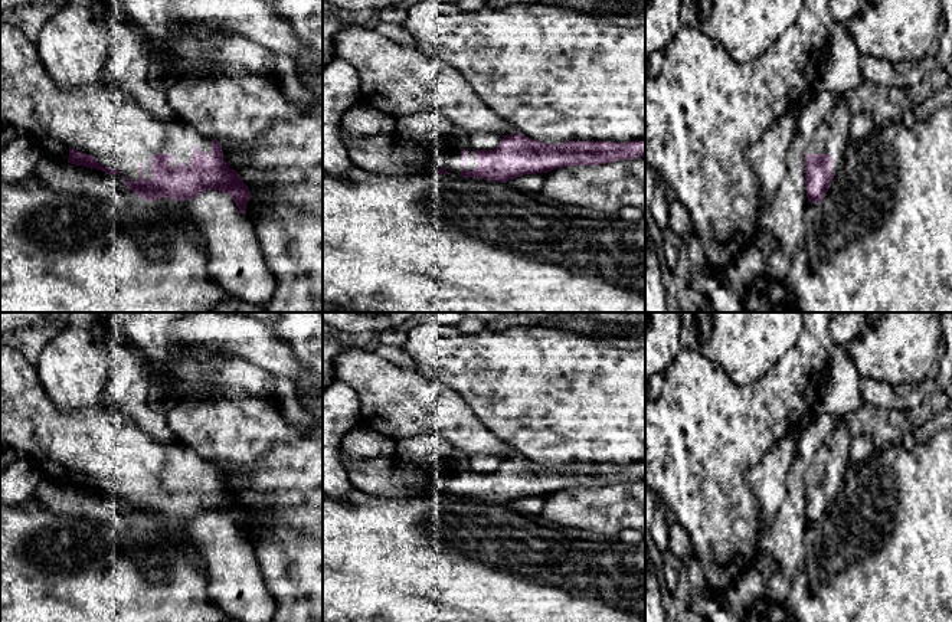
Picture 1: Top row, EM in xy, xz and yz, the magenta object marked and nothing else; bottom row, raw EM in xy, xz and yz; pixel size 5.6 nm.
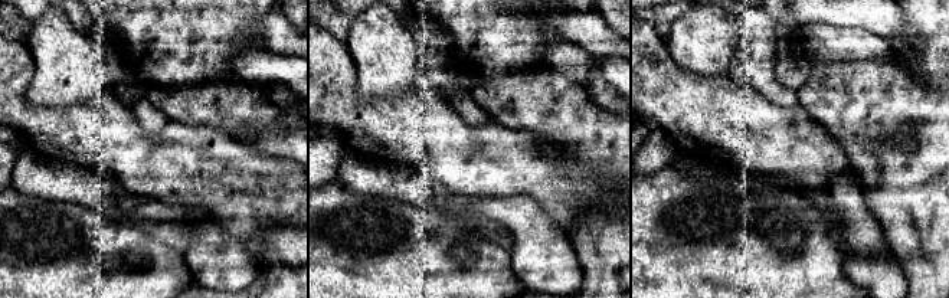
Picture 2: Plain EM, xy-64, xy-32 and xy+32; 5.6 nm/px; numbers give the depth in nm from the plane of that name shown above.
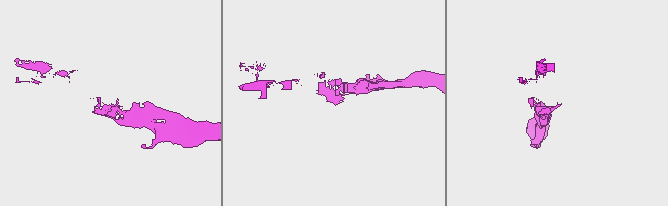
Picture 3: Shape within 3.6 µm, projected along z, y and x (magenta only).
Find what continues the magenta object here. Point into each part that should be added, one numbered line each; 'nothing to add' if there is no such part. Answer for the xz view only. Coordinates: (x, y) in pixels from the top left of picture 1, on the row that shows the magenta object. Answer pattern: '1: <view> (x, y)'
1: xz (471, 163)

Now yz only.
1: yz (831, 136)

